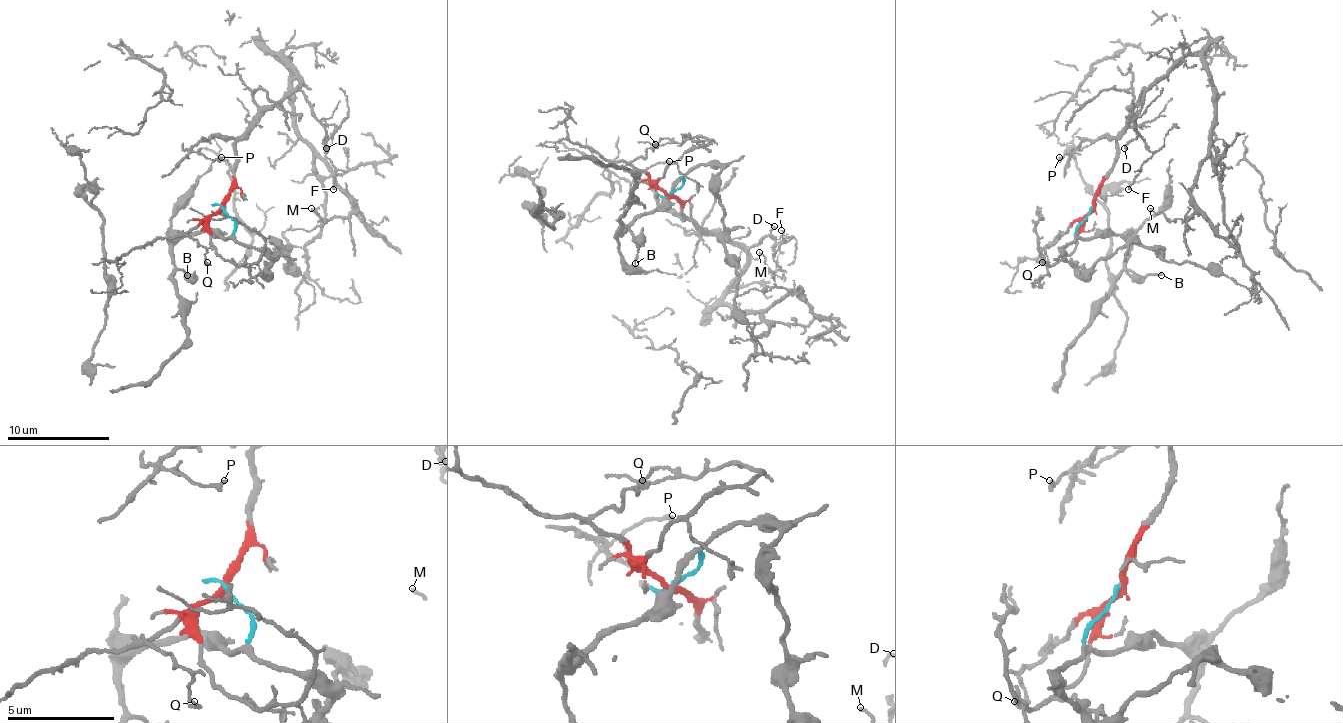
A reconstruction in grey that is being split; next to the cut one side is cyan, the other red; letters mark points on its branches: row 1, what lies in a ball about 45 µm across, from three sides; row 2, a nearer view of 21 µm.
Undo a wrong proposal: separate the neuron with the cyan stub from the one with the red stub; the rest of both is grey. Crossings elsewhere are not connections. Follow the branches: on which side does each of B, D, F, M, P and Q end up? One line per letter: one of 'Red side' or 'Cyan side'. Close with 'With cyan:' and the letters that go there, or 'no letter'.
B: Cyan side
D: Red side
F: Red side
M: Red side
P: Red side
Q: Red side
With cyan: B

